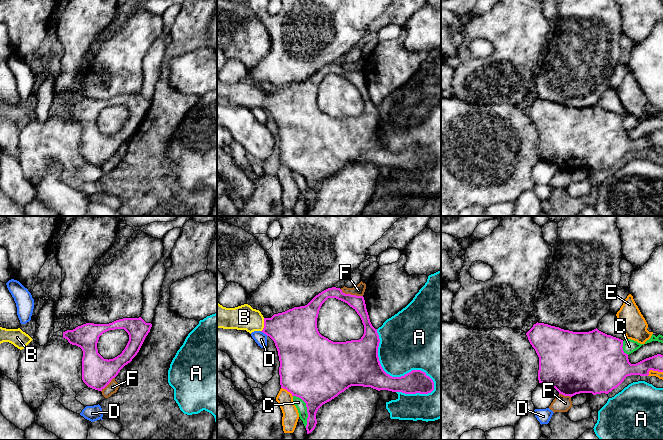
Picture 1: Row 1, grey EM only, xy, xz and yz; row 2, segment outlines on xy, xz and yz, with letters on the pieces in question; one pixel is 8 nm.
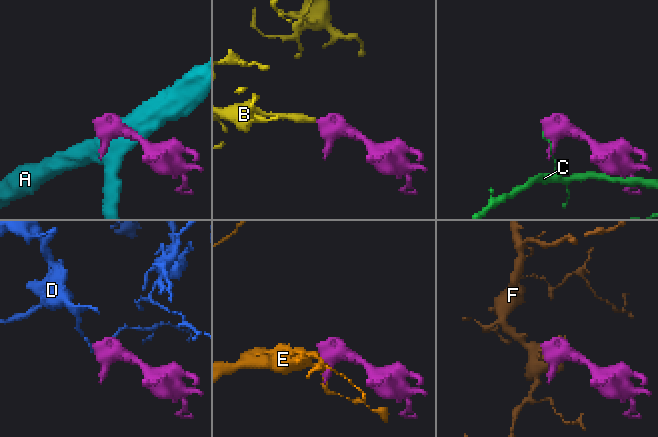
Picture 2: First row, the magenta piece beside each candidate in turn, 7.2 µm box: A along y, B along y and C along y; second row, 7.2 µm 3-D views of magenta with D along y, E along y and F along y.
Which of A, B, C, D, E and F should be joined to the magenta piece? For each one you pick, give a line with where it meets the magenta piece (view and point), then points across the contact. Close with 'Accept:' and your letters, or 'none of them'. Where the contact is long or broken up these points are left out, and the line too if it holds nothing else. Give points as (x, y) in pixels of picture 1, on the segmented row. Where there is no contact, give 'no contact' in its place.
B: contact xz (264, 325); way xz (294, 332), (264, 325), (244, 317)
Accept: B

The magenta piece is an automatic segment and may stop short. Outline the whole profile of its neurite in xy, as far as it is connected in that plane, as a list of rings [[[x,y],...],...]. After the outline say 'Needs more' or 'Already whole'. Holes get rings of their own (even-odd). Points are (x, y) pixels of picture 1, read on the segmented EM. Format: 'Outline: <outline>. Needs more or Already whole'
Outline: [[[141,317],[123,318],[109,324],[86,323],[63,332],[63,338],[83,351],[83,382],[92,389],[102,391],[137,355],[151,327],[152,324],[146,323]],[[115,329],[124,329],[129,335],[129,341],[120,355],[104,359],[97,349],[99,337]]]. Already whole

